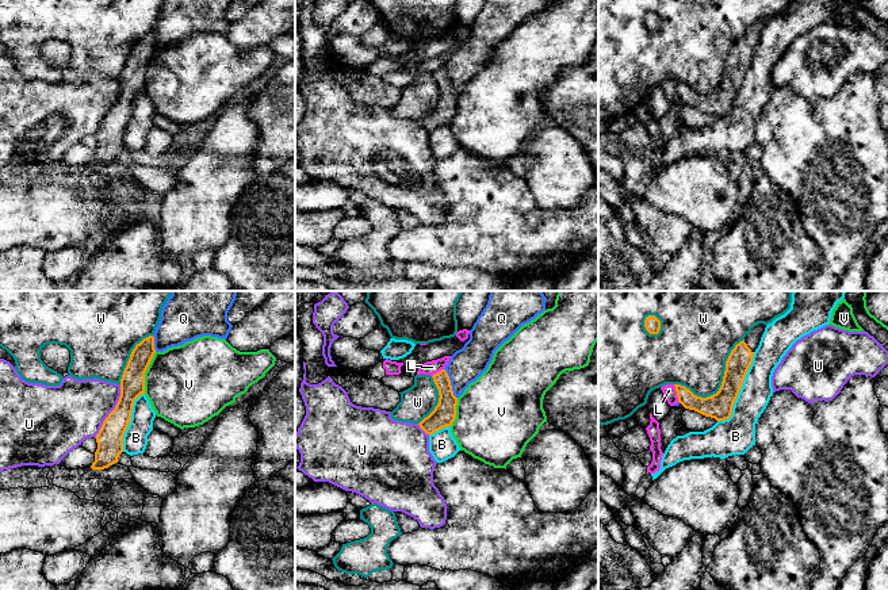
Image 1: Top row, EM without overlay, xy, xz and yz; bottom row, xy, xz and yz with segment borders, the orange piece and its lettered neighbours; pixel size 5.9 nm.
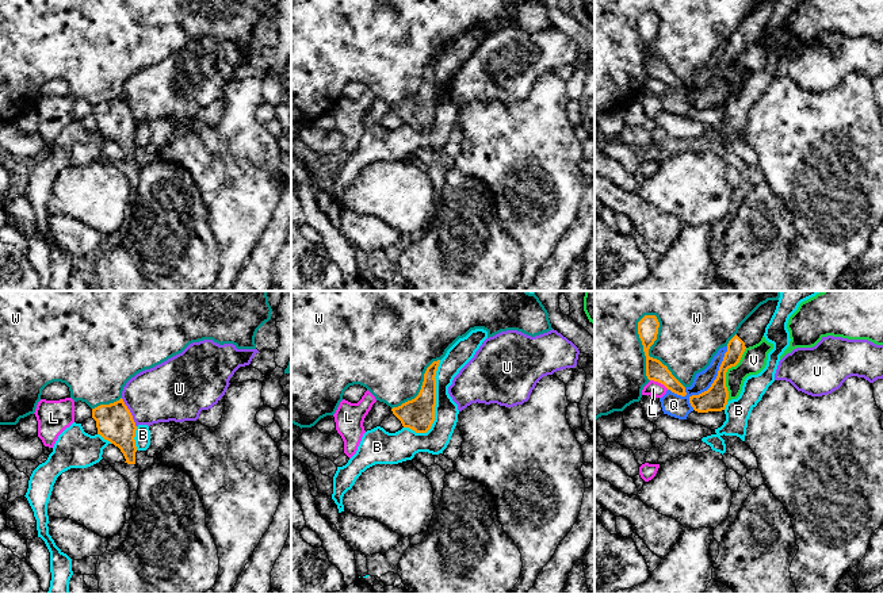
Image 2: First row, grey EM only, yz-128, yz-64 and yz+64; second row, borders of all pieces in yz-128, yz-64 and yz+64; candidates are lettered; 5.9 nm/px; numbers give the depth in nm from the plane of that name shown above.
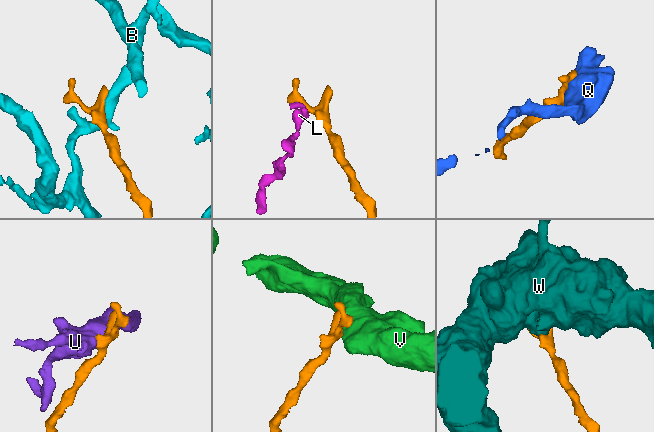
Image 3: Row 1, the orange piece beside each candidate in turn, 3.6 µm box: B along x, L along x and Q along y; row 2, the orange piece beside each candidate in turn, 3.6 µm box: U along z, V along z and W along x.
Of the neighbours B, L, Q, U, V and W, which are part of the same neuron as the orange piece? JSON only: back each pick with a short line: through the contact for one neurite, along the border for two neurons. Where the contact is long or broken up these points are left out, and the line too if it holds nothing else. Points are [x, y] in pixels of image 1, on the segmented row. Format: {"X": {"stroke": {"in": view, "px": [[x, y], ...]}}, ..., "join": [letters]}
{"join": []}

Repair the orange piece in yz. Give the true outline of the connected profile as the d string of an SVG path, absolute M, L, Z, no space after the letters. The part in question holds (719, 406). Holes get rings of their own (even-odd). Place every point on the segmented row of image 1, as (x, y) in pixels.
M755 325L745 340L731 350L719 391L711 396L701 398L694 395L689 388L674 384L678 402L689 410L694 410L716 421L728 419L732 414L734 402L742 388L745 376L753 363L753 356L759 345L766 325Z

